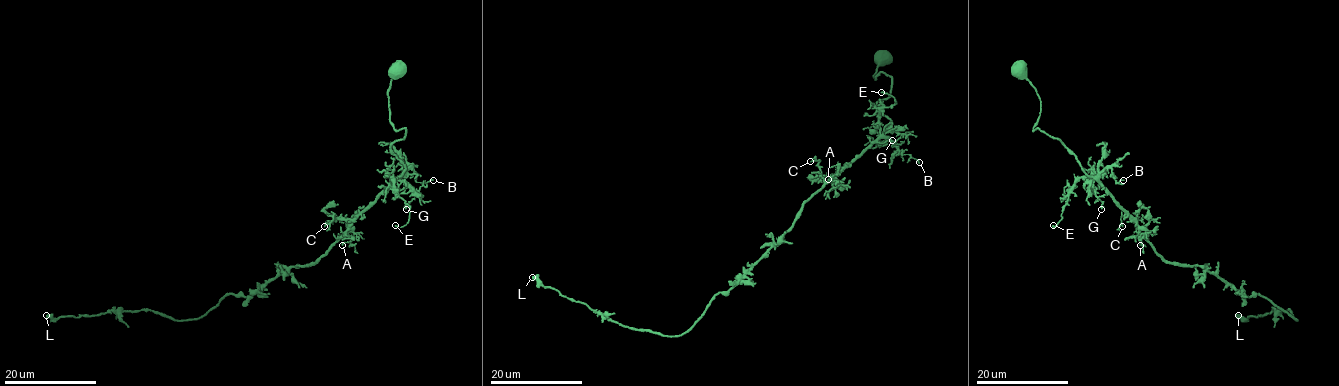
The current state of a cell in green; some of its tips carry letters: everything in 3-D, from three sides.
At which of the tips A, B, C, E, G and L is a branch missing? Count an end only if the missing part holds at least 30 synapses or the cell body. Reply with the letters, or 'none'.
none

